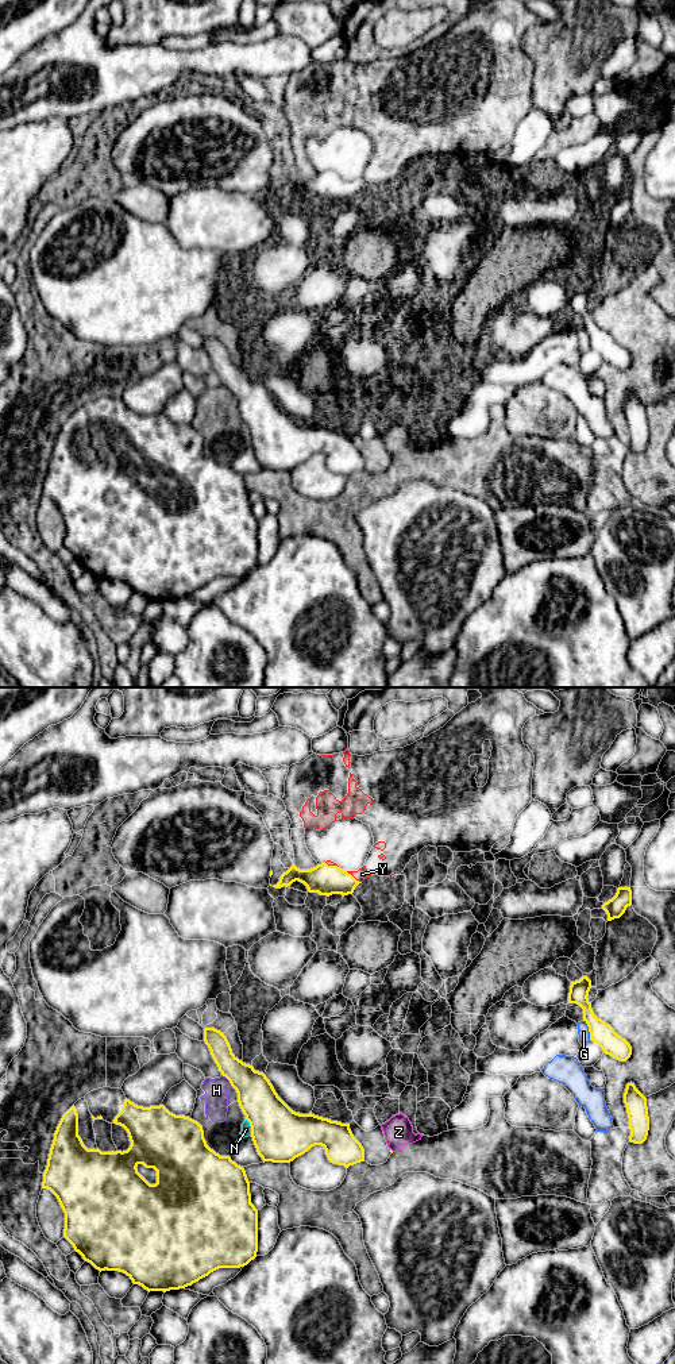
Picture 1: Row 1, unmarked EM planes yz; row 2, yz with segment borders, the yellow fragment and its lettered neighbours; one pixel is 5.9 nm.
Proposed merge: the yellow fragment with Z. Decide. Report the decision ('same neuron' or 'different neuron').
different neuron

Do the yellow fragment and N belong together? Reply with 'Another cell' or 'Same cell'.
Another cell

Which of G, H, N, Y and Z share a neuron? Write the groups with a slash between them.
G H N Y Z

